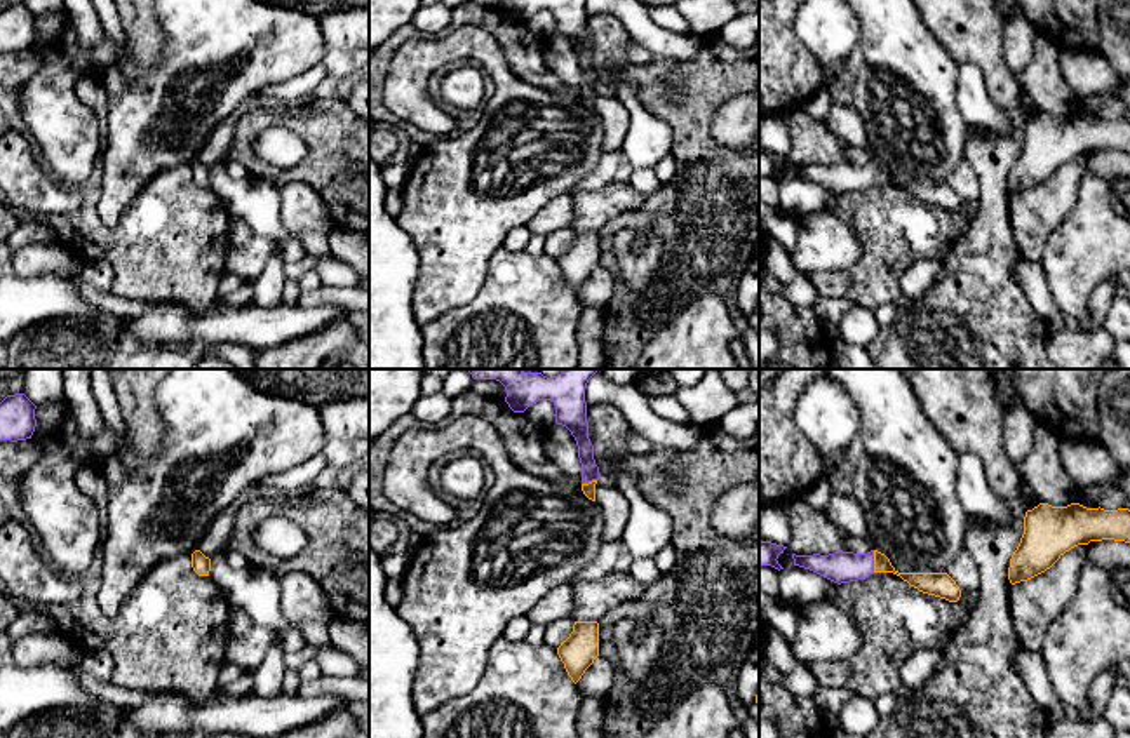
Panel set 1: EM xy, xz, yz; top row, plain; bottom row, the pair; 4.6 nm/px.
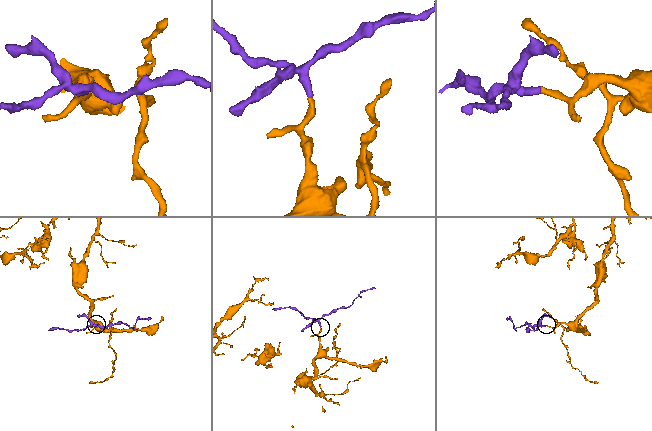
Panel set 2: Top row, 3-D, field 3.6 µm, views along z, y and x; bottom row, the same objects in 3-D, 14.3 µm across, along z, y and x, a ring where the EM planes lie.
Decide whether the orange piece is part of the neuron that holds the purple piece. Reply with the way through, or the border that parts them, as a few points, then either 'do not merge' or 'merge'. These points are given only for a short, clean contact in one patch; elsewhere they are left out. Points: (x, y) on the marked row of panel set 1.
merge

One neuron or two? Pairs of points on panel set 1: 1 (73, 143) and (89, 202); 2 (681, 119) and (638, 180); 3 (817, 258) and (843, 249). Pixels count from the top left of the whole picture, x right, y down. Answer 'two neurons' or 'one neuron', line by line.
1: two neurons
2: two neurons
3: one neuron

